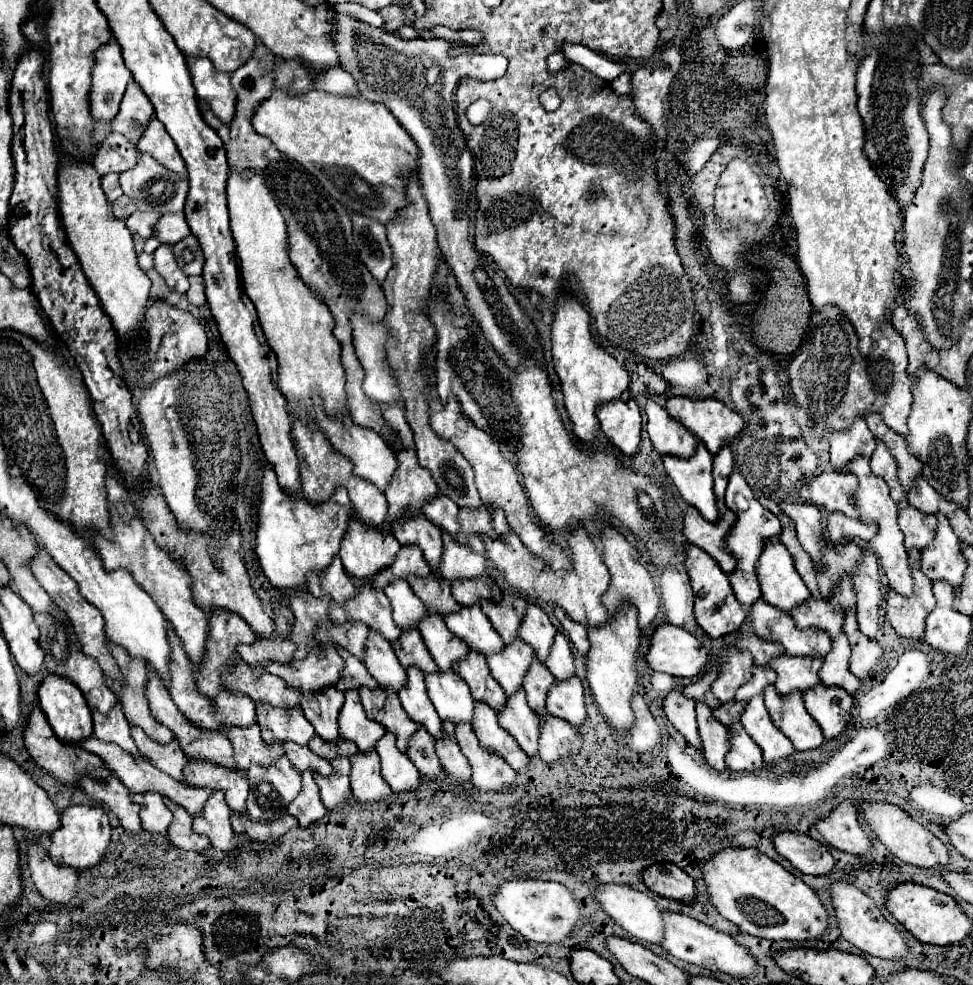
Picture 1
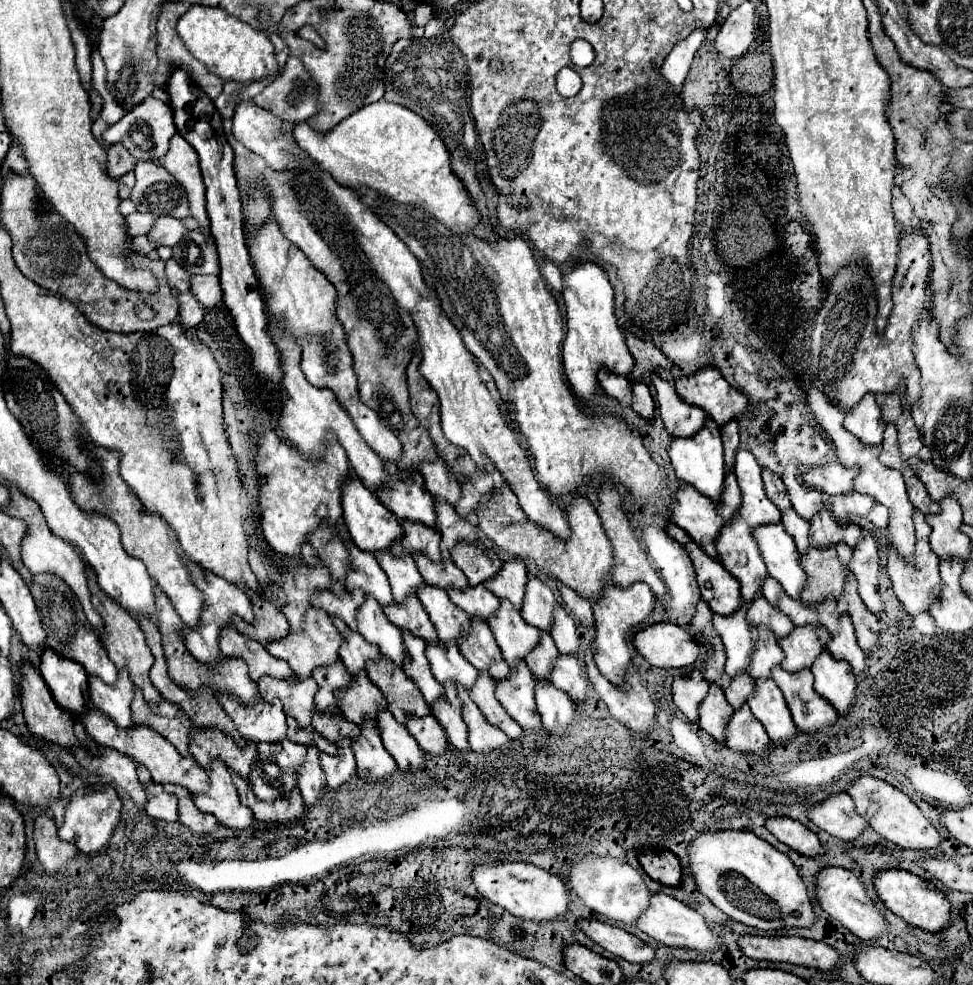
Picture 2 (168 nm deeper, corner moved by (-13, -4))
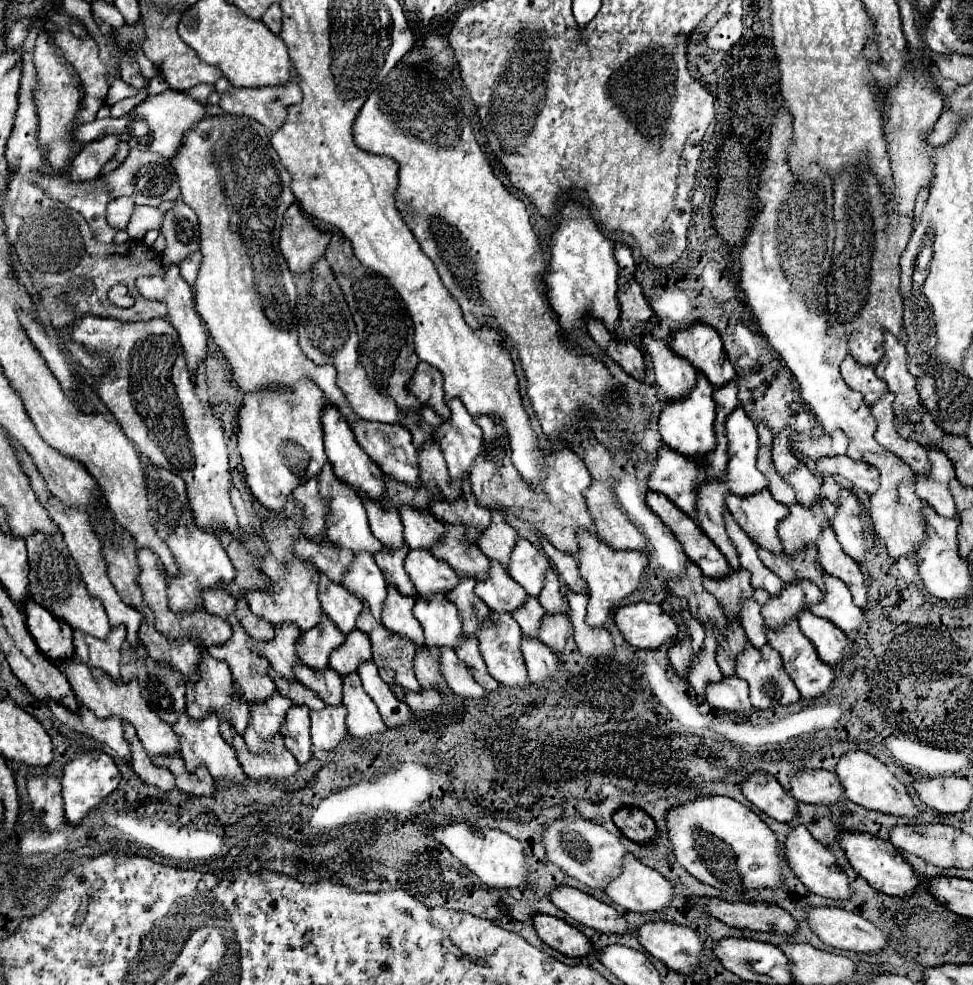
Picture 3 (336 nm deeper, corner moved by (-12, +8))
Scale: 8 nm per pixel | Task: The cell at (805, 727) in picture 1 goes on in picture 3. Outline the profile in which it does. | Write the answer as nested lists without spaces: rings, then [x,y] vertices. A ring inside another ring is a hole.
[[[792,621],[792,625],[784,625],[784,629],[768,629],[768,627],[766,627],[766,633],[768,633],[768,643],[782,655],[784,669],[788,671],[788,675],[792,677],[792,681],[794,681],[796,687],[800,689],[802,697],[812,699],[812,697],[822,695],[826,689],[830,689],[832,679],[834,679],[832,667],[830,667],[830,665],[824,665],[824,663],[818,659],[818,653],[816,653],[816,649],[814,649],[812,641],[808,641],[808,639],[804,637],[804,633],[800,633],[798,621]]]

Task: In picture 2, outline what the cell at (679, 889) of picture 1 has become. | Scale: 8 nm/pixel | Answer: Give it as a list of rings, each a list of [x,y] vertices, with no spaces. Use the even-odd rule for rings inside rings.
[[[669,851],[643,853],[639,861],[641,861],[645,873],[653,881],[661,881],[663,885],[669,885],[669,887],[681,885],[681,877],[683,877],[681,875],[681,863],[673,853],[669,853]]]

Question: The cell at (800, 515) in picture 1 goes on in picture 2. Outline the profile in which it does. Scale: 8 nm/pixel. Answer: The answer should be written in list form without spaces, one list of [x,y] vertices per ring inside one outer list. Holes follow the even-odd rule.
[[[789,465],[783,473],[783,483],[789,491],[789,497],[791,497],[791,503],[793,503],[793,509],[799,517],[811,521],[815,513],[819,513],[823,509],[823,497],[821,497],[821,491],[817,489],[809,489],[801,477],[799,477],[799,469],[797,465]]]

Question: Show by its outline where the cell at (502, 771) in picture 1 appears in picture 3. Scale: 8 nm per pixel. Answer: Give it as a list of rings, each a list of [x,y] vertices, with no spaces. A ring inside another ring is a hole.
[[[440,649],[440,671],[448,681],[448,687],[464,699],[474,699],[478,705],[484,705],[486,699],[484,689],[476,683],[476,679],[468,673],[466,665],[456,657],[452,649]]]

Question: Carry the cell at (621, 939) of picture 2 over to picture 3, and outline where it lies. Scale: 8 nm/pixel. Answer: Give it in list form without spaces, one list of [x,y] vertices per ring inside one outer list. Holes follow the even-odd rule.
[[[556,885],[550,891],[548,899],[558,909],[568,913],[574,921],[578,921],[586,927],[592,927],[602,933],[616,933],[616,935],[622,935],[628,931],[624,917],[612,905],[606,905],[580,889]]]

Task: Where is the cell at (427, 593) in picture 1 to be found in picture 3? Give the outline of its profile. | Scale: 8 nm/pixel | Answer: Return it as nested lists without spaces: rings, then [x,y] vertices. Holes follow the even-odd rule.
[[[400,509],[404,525],[404,541],[410,549],[432,549],[444,535],[444,525],[432,517],[432,513],[416,513],[416,509]]]

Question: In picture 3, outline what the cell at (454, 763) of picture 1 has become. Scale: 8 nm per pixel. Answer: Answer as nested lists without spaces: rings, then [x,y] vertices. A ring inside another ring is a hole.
[[[424,645],[424,649],[416,649],[416,657],[414,657],[414,673],[418,683],[428,689],[434,687],[438,691],[450,691],[450,687],[446,685],[440,669],[438,669],[438,655],[440,649],[428,649]]]

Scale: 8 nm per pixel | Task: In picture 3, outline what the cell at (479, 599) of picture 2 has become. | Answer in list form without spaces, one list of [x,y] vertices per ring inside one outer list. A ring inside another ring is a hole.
[[[460,525],[444,527],[448,529],[448,533],[444,533],[444,541],[440,541],[436,549],[432,549],[432,555],[446,561],[458,573],[464,573],[468,577],[486,577],[490,569],[488,557],[484,557],[478,547],[472,549],[472,545],[464,545],[464,539],[460,537],[464,529],[460,529]]]

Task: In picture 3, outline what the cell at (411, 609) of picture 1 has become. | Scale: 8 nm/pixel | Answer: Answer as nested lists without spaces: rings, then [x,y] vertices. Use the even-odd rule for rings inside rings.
[[[364,501],[364,507],[368,511],[368,523],[374,537],[378,537],[388,547],[404,545],[400,513],[394,505],[376,505],[376,501]]]

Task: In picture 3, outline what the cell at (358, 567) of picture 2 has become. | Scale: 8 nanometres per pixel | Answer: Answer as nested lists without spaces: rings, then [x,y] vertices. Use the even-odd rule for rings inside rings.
[[[324,465],[324,473],[320,473],[318,477],[318,491],[326,499],[326,505],[328,505],[328,539],[332,543],[352,549],[354,553],[362,549],[376,553],[382,549],[380,541],[376,541],[376,537],[372,537],[372,531],[368,529],[364,503],[360,501],[360,497],[356,497],[356,493],[352,493],[352,489],[348,489],[348,485],[340,485],[340,481],[332,477],[332,465]]]

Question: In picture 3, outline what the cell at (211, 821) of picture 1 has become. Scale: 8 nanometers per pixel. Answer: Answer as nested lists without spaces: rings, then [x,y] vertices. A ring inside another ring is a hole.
[[[186,713],[180,717],[180,721],[172,727],[174,733],[180,737],[182,745],[182,757],[186,761],[188,771],[194,771],[198,763],[204,763],[214,779],[226,779],[226,781],[244,781],[244,773],[240,769],[240,763],[236,761],[236,751],[230,743],[224,741],[220,733],[220,719],[214,713],[208,713],[208,717],[202,717],[200,721],[192,721]]]

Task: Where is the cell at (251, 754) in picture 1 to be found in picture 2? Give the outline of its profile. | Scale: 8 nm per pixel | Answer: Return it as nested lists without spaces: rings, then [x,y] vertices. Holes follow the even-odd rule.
[[[229,695],[219,701],[225,713],[233,719],[245,741],[251,743],[277,743],[287,739],[287,723],[281,701],[267,703],[261,699],[255,707],[245,707]]]

